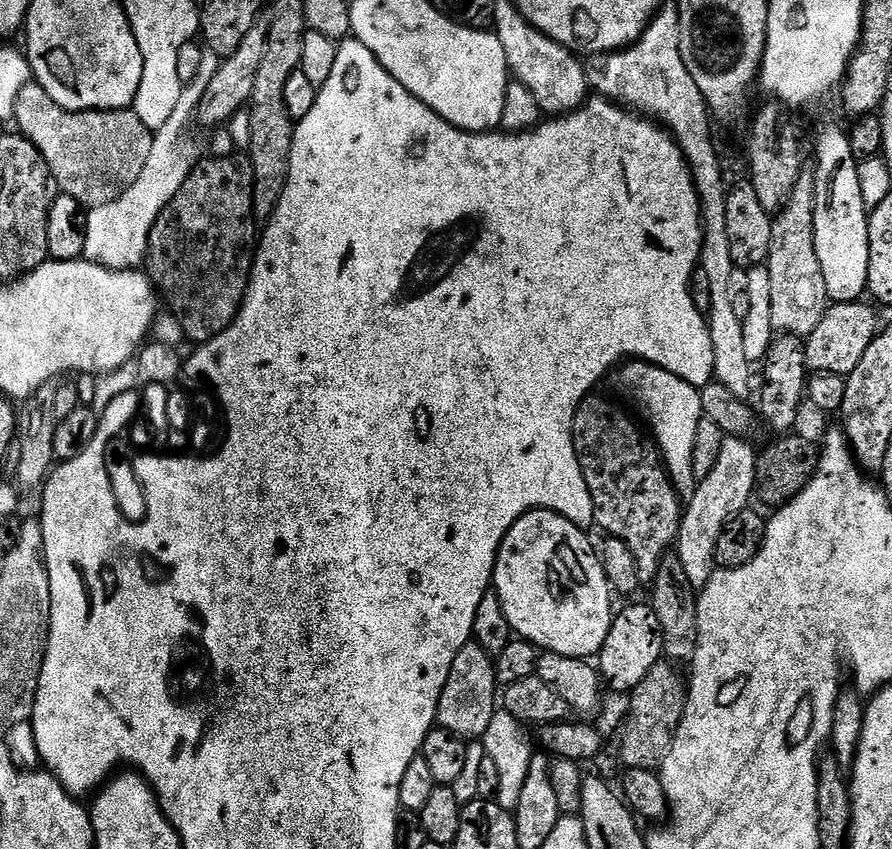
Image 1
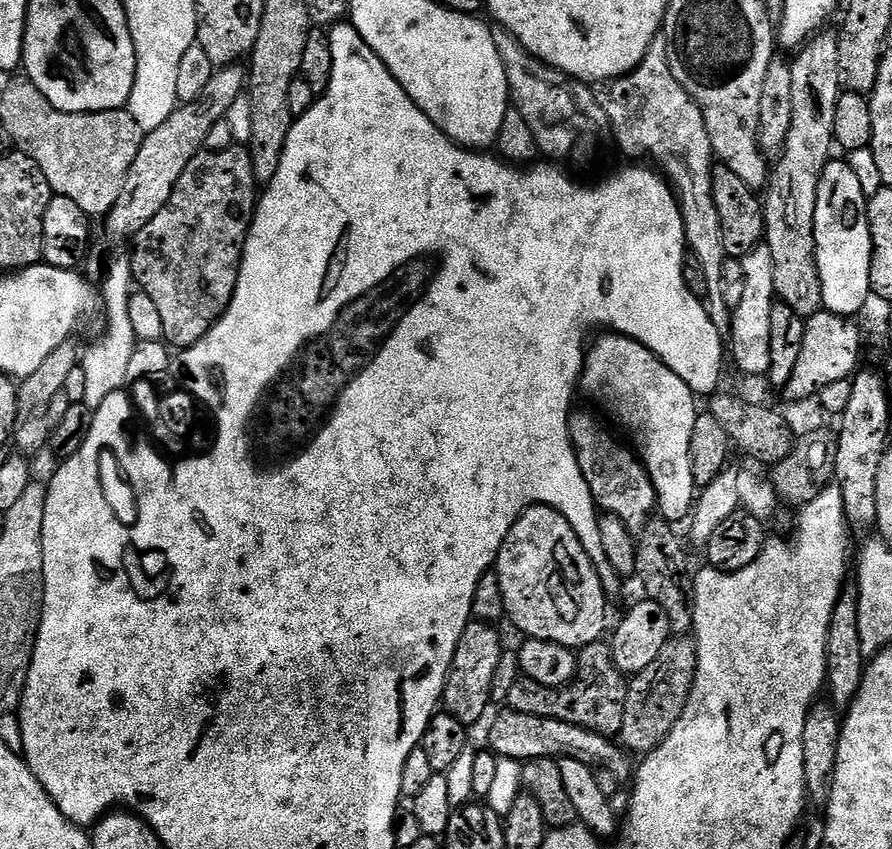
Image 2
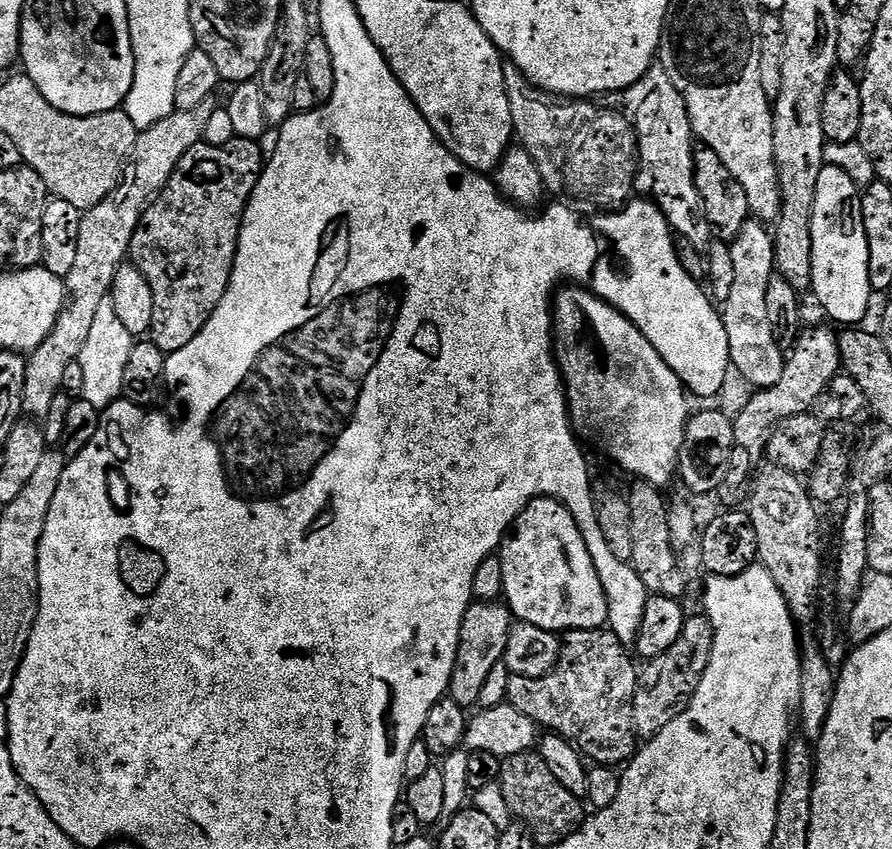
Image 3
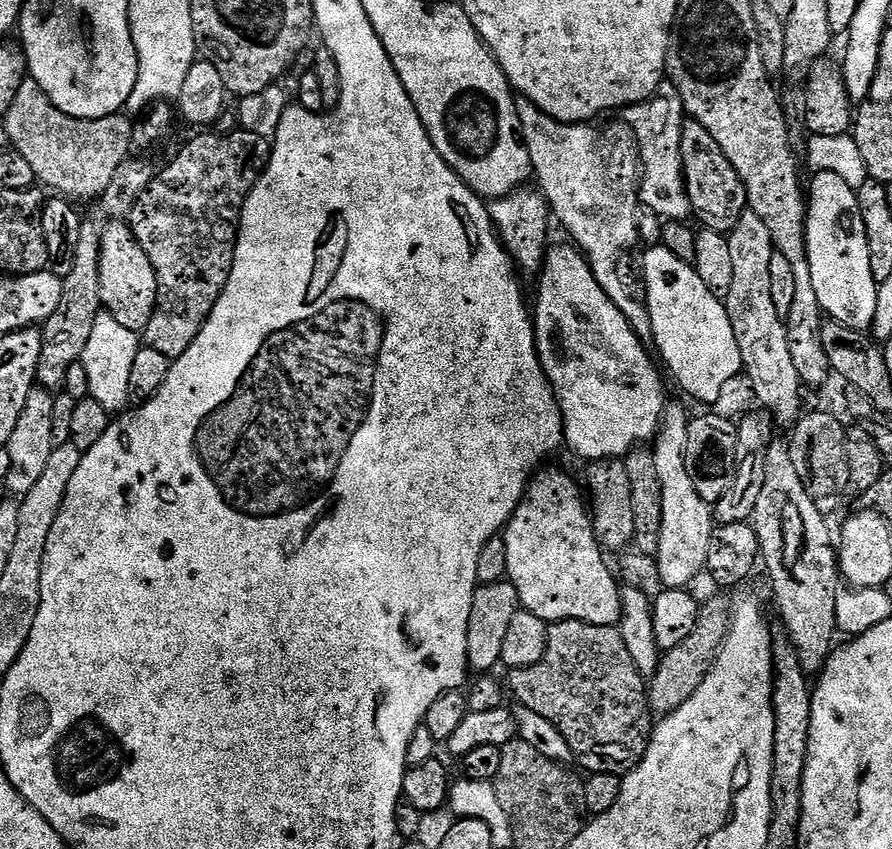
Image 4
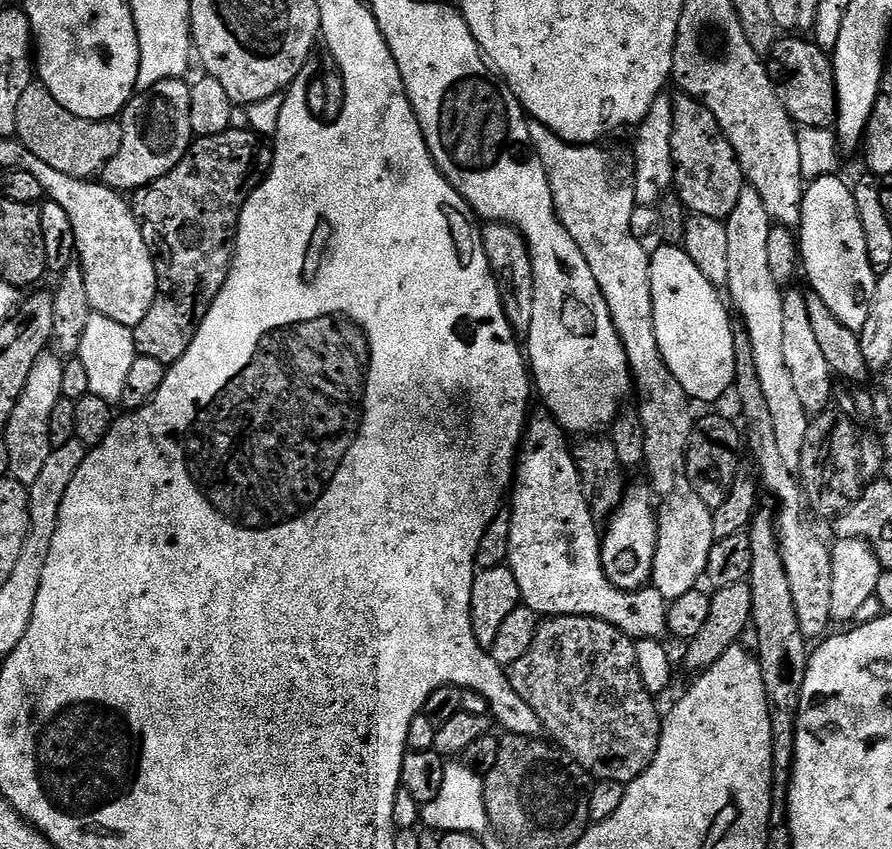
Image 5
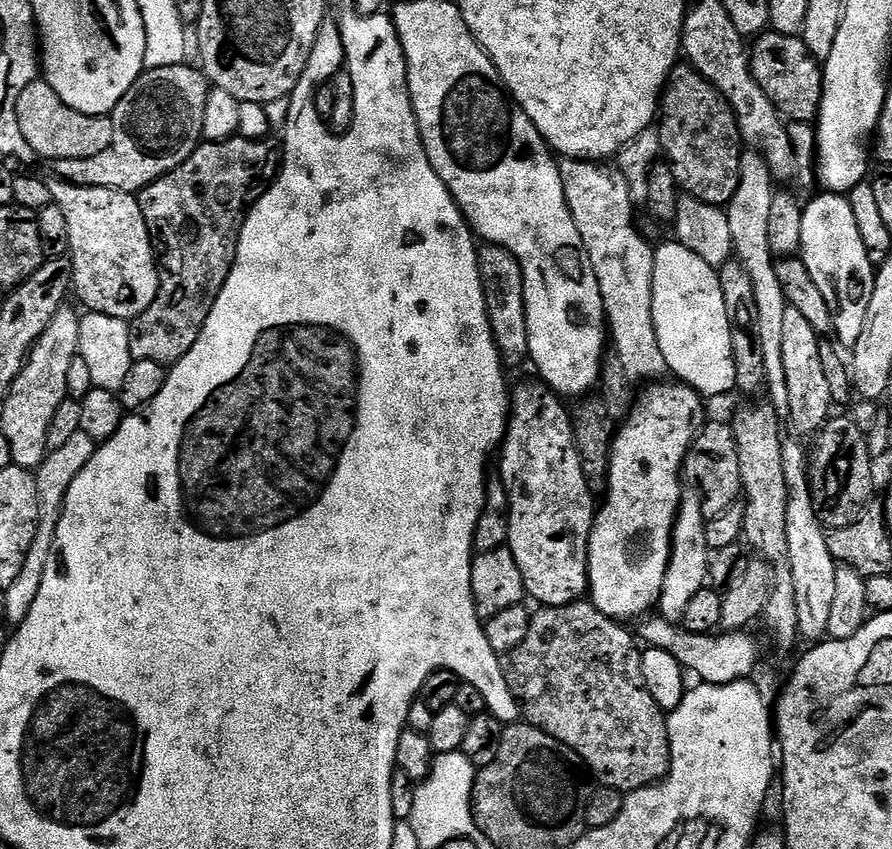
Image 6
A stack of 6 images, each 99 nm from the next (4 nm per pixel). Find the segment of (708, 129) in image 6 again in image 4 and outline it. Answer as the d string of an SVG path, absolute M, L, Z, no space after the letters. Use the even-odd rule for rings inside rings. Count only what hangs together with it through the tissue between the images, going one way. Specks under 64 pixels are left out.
M685 119L682 130L682 166L684 167L684 185L690 198L695 219L701 220L704 228L725 234L738 226L738 218L748 208L748 195L738 170L730 166L730 158L722 154L722 146L714 142L710 130L696 120Z

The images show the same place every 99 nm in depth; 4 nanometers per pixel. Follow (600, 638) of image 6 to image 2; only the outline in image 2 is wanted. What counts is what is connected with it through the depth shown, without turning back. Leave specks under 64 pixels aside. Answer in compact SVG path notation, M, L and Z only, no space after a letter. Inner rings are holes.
M597 642L579 649L576 677L570 684L565 684L563 688L547 688L533 680L521 678L518 682L514 682L514 687L510 690L506 704L511 711L518 714L534 714L538 718L558 718L558 722L570 722L574 726L582 726L586 730L594 730L603 736L616 738L619 737L622 730L622 718L626 714L628 685L629 681L624 673L618 670L618 666L614 662L611 647L607 643Z

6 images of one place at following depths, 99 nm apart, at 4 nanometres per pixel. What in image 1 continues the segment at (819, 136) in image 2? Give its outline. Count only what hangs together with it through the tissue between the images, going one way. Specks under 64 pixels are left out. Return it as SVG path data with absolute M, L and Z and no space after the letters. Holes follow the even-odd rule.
M802 174L794 182L794 190L783 208L775 213L770 234L770 254L766 265L770 274L770 314L772 327L785 336L806 338L822 322L830 307L826 278L822 278L822 266L818 262L818 250L814 246L814 206L816 205L816 181L811 175Z

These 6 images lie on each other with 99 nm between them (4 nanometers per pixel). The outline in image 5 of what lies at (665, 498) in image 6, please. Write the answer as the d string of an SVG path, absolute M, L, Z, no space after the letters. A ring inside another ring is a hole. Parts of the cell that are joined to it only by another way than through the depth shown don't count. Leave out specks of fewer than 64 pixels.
M647 491L625 495L619 510L607 521L600 546L600 557L604 563L604 577L610 578L611 584L623 592L634 592L643 589L652 579L654 554L658 534L656 533L657 509L648 501Z

